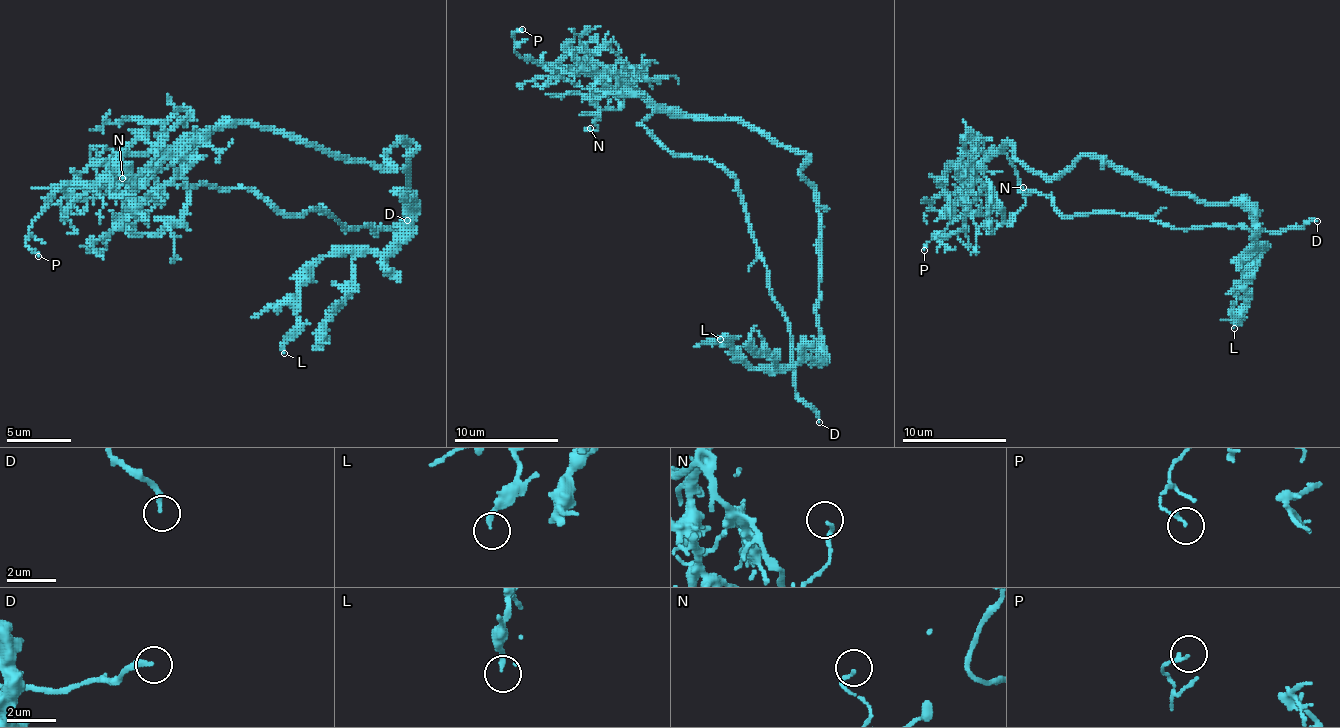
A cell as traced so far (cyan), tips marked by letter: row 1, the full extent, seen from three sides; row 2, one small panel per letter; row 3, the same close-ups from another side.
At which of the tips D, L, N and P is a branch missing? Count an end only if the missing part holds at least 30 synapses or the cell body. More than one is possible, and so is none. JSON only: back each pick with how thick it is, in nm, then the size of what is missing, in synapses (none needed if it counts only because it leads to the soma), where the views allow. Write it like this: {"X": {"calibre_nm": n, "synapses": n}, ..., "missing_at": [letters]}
{"D": {"calibre_nm": 220}, "missing_at": ["D"]}

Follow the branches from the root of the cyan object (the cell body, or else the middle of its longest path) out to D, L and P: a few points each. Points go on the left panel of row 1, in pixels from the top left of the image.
D: (290, 136), (219, 123), (184, 178), (258, 191), (287, 214), (319, 211), (345, 230), (374, 233), (407, 220)
L: (290, 136), (381, 169), (400, 140), (410, 207), (381, 253), (329, 253), (313, 269), (284, 353)
P: (290, 136), (219, 123), (171, 146), (135, 140), (90, 188), (64, 185), (55, 194), (26, 240), (38, 256)

